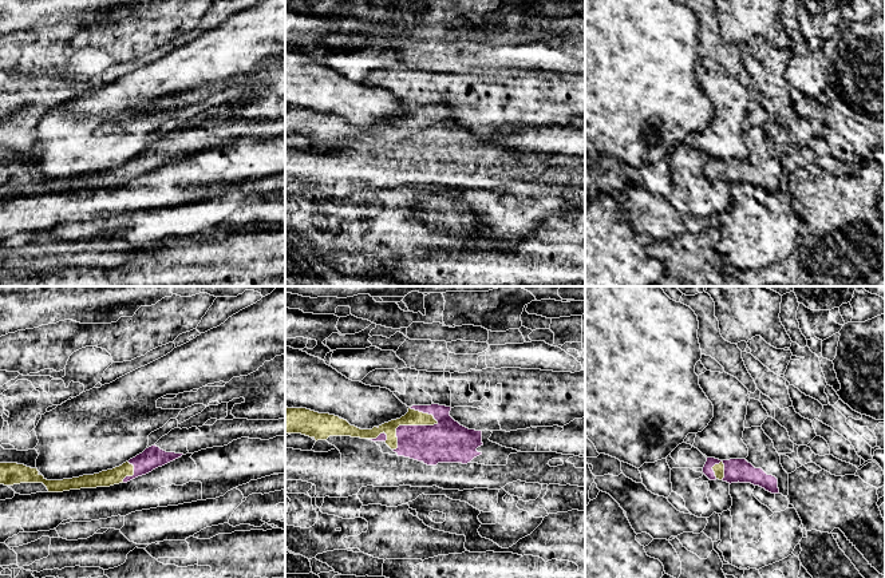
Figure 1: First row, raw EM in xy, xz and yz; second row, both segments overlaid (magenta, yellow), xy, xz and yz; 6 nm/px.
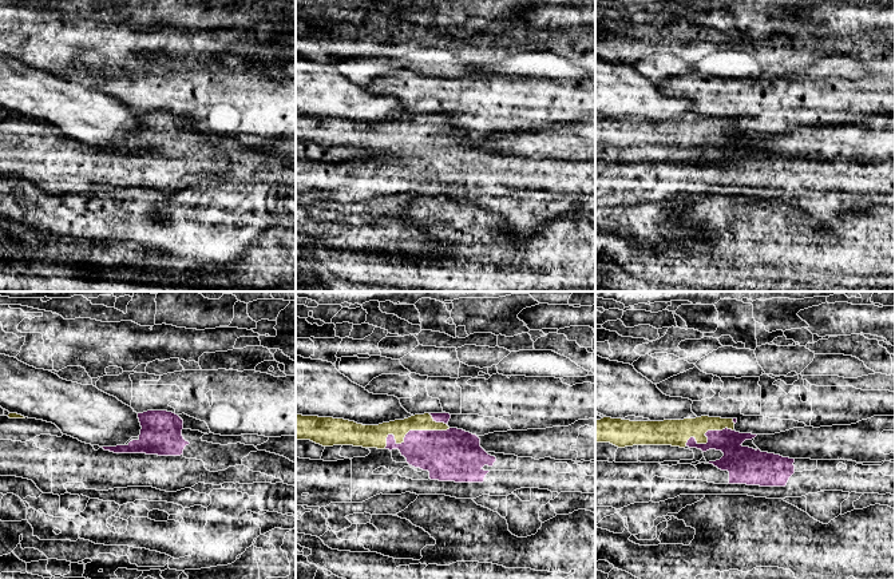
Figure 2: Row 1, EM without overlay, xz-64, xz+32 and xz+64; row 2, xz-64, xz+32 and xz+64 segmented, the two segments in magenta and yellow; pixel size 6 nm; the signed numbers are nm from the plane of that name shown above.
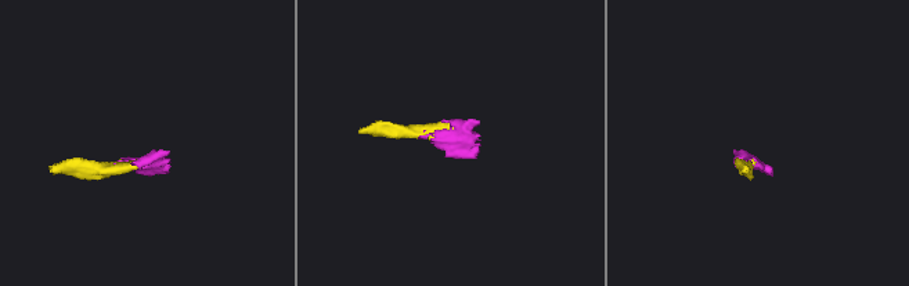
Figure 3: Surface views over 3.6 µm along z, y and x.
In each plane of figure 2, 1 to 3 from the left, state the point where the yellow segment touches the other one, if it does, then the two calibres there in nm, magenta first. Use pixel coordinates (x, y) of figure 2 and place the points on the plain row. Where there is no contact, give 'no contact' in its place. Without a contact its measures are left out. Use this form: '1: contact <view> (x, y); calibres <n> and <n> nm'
1: no contact
2: contact xz+32 (410, 131); calibres 280 and 140 nm
3: contact xz+64 (705, 135); calibres 180 and 160 nm

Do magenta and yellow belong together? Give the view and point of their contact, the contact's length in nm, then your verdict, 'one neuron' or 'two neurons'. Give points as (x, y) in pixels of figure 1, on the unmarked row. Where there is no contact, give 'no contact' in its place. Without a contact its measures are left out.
contact xz (406, 126); length 320 nm; one neuron

